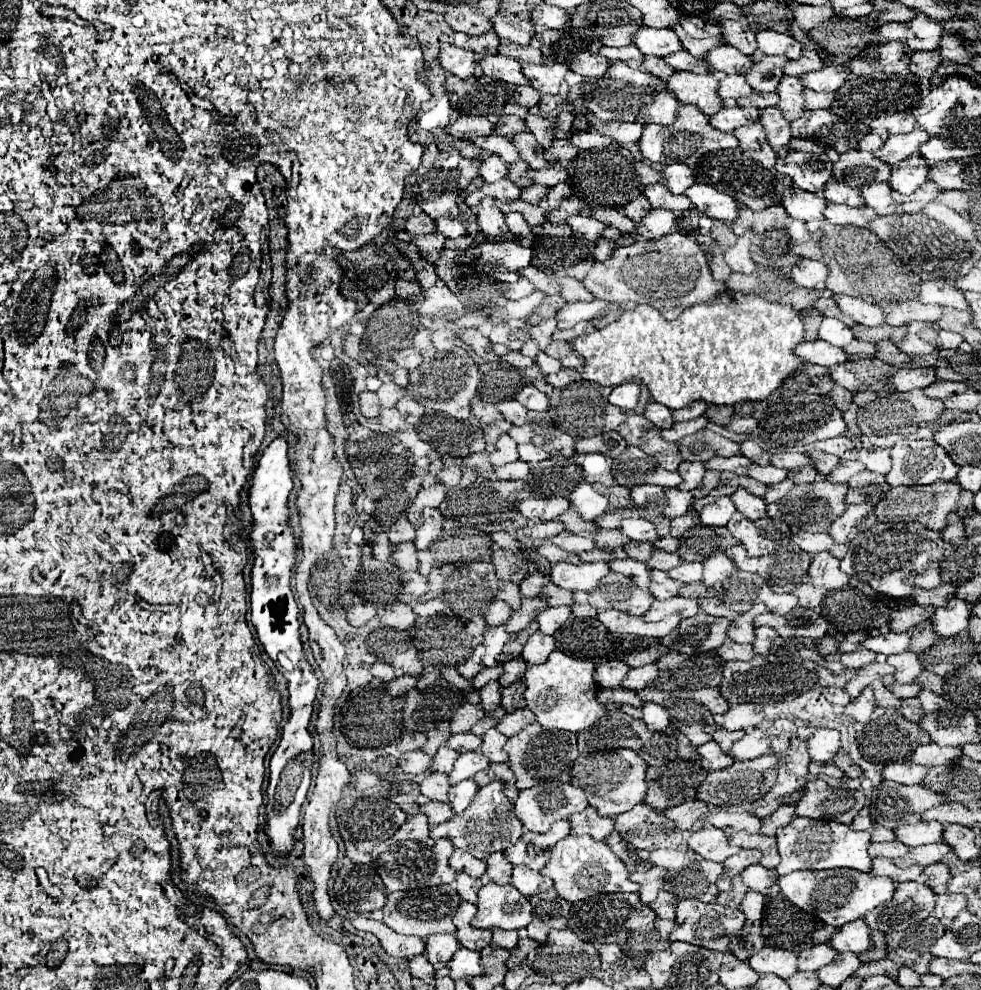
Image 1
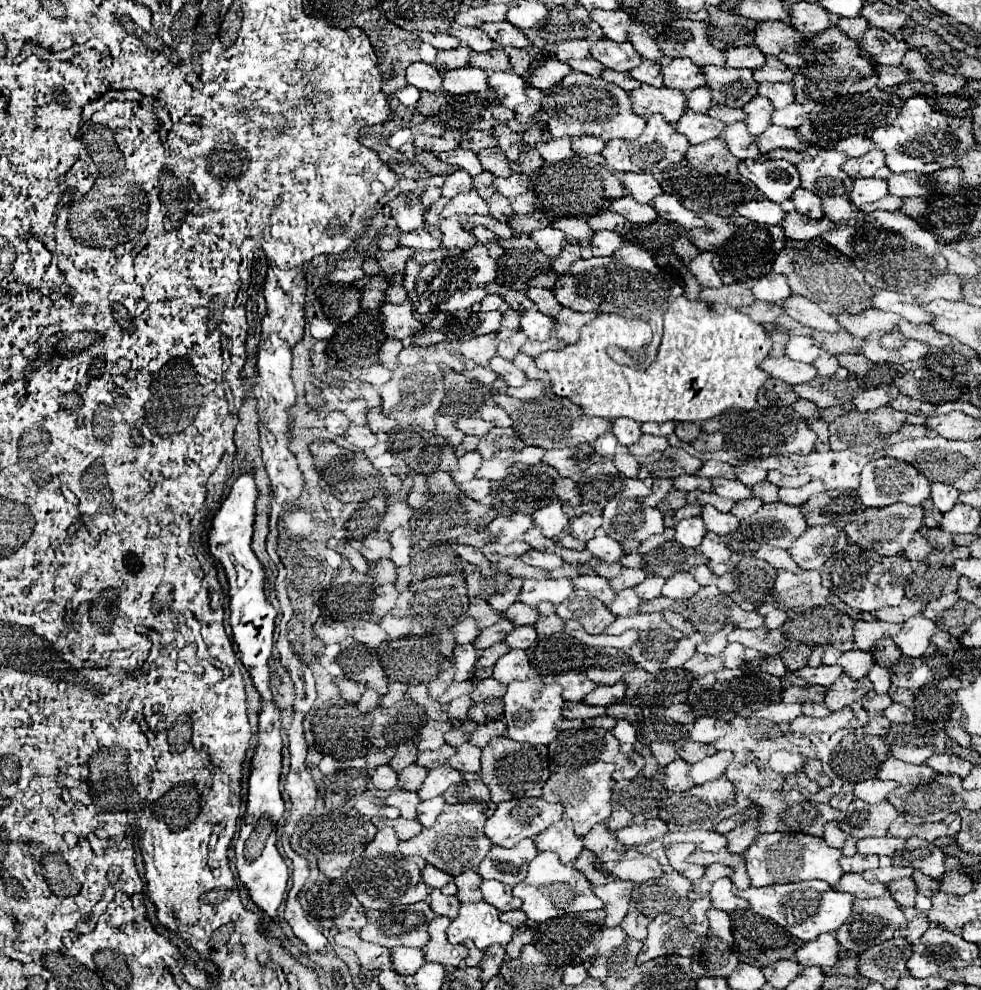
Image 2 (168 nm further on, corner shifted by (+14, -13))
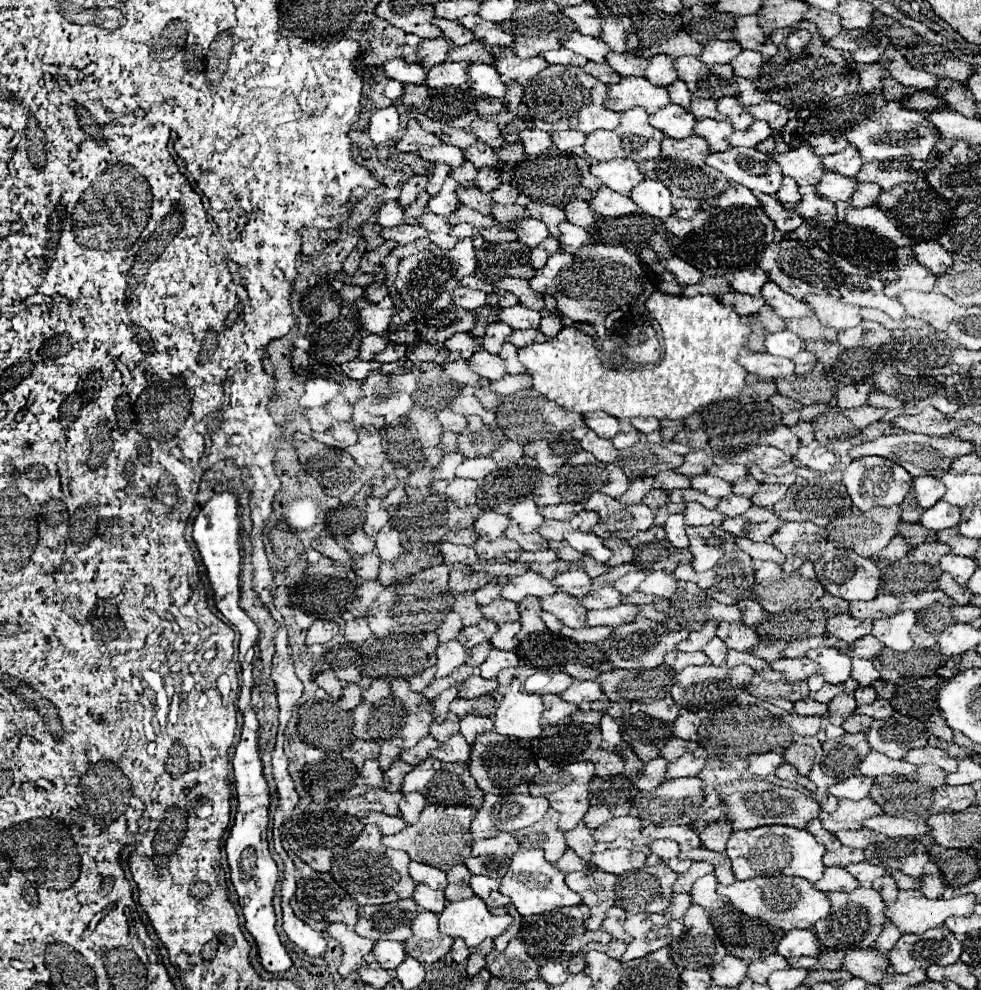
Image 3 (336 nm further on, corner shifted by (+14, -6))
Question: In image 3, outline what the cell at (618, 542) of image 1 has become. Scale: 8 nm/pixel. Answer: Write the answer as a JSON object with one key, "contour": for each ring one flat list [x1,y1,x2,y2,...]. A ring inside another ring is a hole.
{"contour":[[550,541,550,543,548,543,548,549,552,549,552,551,556,553,556,557,562,559,562,561,576,561,576,563,578,563,578,561,582,559,582,555,576,553,576,549,568,547,564,541,560,541,560,543]]}

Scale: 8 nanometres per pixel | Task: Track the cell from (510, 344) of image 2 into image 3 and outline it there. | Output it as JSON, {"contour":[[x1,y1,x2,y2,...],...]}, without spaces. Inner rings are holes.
{"contour":[[488,323,486,333,482,337,482,349,486,349,488,353,498,353,506,341,506,337,512,333,512,329,506,323]]}

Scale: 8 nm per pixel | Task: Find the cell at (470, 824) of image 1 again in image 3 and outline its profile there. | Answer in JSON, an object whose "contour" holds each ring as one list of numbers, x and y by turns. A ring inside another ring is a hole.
{"contour":[[426,805,420,813,418,823,404,827,400,833,382,837,382,845,390,849,400,849,410,855,412,861,438,867,448,871,450,867,462,863,472,849,472,835,468,835,468,827,476,815,474,807,444,807,444,805]]}

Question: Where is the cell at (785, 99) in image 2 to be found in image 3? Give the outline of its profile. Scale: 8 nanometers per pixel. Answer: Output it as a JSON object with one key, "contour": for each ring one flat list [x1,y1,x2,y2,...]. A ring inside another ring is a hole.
{"contour":[[736,79,736,85,738,85,738,95,736,99,742,103,742,105,756,105,760,101,768,101,768,93,762,93,756,89,756,85,750,81,750,79]]}

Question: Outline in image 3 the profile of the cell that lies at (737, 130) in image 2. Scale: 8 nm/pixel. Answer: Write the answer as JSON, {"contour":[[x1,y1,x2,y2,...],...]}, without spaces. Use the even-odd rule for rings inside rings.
{"contour":[[698,119,694,133,702,135,710,147,710,151,726,151,730,149,730,135,732,135,732,125,728,121,716,121,716,119]]}

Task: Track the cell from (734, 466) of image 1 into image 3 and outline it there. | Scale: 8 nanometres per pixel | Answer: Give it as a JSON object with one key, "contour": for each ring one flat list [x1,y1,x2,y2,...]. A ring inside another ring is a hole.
{"contour":[[662,471,654,477,654,489,672,491,672,489,682,489,682,487,688,487,688,477,678,475,674,471]]}

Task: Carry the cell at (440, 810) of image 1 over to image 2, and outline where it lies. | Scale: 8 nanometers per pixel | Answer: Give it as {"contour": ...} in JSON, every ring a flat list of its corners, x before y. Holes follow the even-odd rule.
{"contour":[[396,818,396,820,384,820,384,824,392,826,398,834,400,840,410,840,416,834,420,834,424,830,424,826,418,820,406,820,406,818]]}

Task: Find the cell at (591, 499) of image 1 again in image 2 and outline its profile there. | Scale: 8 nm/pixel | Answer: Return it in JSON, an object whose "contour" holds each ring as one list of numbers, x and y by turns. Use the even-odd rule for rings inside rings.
{"contour":[[552,502,552,504,536,510,532,514,532,518,534,518,534,524,540,526,544,536,548,536,548,538,558,536,570,524,570,518,562,510,562,502]]}

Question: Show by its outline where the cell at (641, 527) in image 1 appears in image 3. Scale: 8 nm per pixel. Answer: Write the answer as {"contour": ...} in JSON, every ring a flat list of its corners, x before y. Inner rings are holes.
{"contour":[[568,531,564,535,564,541,574,547,576,551,594,557,598,563,606,563,612,557,612,551,608,547,604,547,602,539,592,535,592,533,584,533,584,531]]}

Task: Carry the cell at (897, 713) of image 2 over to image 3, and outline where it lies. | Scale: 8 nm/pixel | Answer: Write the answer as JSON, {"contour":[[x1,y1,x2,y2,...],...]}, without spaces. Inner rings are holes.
{"contour":[[876,699,874,703,870,703,870,705,862,705,862,707,856,709,858,715,868,715,868,717,872,717,872,719,884,719,884,717,890,717,892,711,894,711,894,709,892,709,890,701,886,701,886,699]]}

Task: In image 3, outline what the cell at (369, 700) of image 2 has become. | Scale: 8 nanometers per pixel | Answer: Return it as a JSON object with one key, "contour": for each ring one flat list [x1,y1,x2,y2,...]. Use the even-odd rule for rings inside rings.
{"contour":[[348,683,348,685,342,689,342,697,340,697,338,705,340,705,340,709,344,709,344,711,352,711,360,701,362,701,362,689,360,689,356,683]]}

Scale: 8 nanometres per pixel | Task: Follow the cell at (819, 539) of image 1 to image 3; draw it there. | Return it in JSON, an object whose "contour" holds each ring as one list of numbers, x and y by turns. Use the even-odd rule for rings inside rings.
{"contour":[[736,539,736,547,744,553,748,553,754,561,774,561,774,563,784,561,780,551,776,551,776,547,772,547,772,543,754,543,750,539]]}

